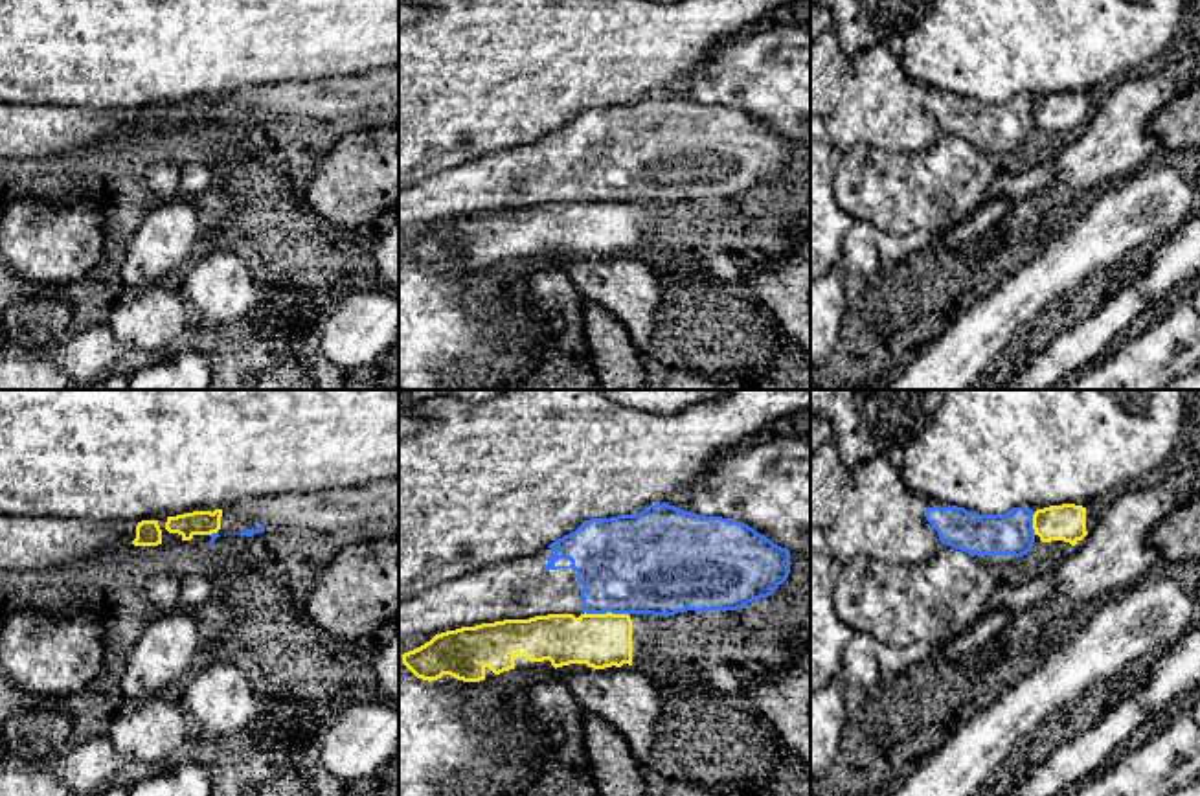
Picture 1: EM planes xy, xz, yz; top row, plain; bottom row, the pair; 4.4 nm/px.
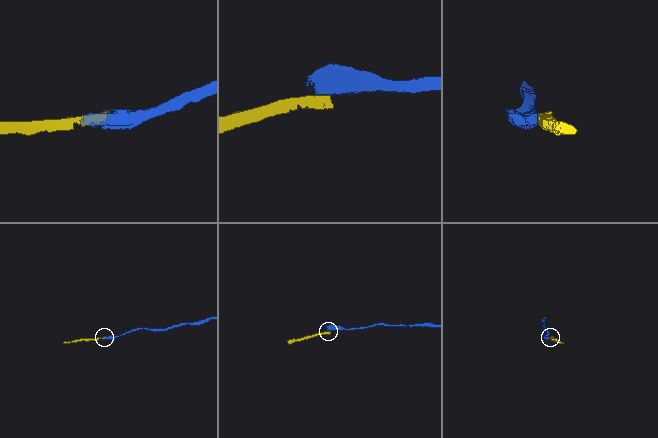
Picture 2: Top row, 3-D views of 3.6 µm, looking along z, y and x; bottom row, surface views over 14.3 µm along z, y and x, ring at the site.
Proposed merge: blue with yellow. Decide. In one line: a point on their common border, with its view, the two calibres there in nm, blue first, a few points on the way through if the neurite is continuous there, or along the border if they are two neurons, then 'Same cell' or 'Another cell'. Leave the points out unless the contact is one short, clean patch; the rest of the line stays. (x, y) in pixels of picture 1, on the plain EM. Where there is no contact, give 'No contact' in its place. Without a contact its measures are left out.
Touches blue at xz (607, 199). Thickness 440 nm (blue) against 240 nm. Another cell

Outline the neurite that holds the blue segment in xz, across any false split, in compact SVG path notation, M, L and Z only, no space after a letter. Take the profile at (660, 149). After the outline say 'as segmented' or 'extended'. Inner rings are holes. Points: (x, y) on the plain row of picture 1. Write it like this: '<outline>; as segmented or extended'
M669 92L636 103L590 107L533 143L483 153L399 191L399 233L461 215L548 202L652 202L737 199L768 186L790 162L790 138L744 110Z; extended

